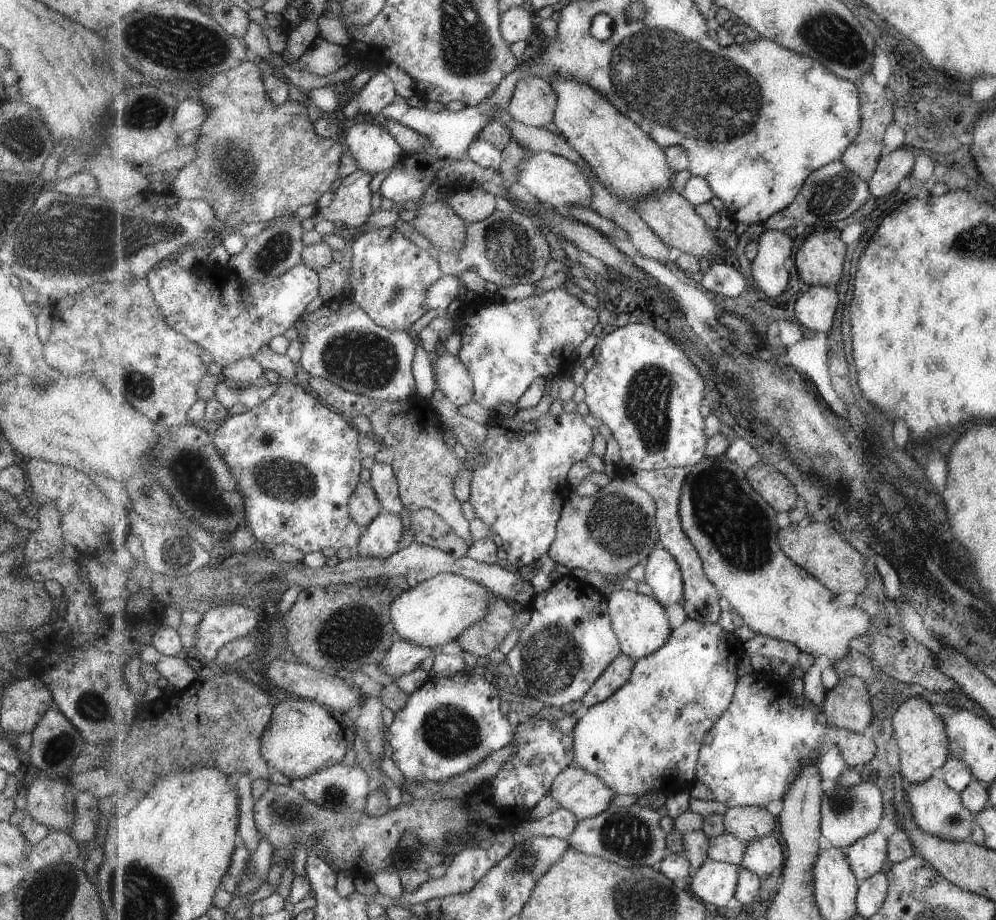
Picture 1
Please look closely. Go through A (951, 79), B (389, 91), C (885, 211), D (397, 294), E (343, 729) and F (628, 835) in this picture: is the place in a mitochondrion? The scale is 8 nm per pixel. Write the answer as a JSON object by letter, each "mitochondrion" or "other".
{"A":"other","B":"other","C":"other","D":"mitochondrion","E":"other","F":"mitochondrion"}

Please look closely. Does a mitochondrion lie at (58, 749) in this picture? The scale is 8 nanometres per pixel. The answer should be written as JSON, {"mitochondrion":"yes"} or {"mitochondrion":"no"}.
{"mitochondrion":"yes"}

